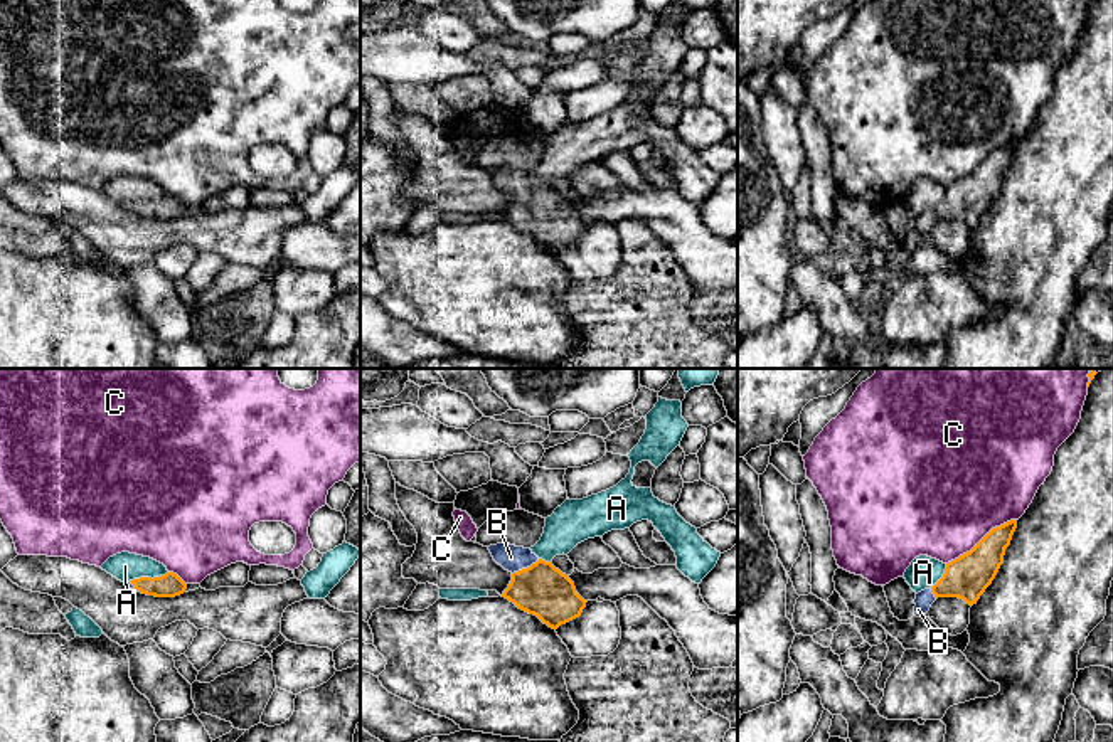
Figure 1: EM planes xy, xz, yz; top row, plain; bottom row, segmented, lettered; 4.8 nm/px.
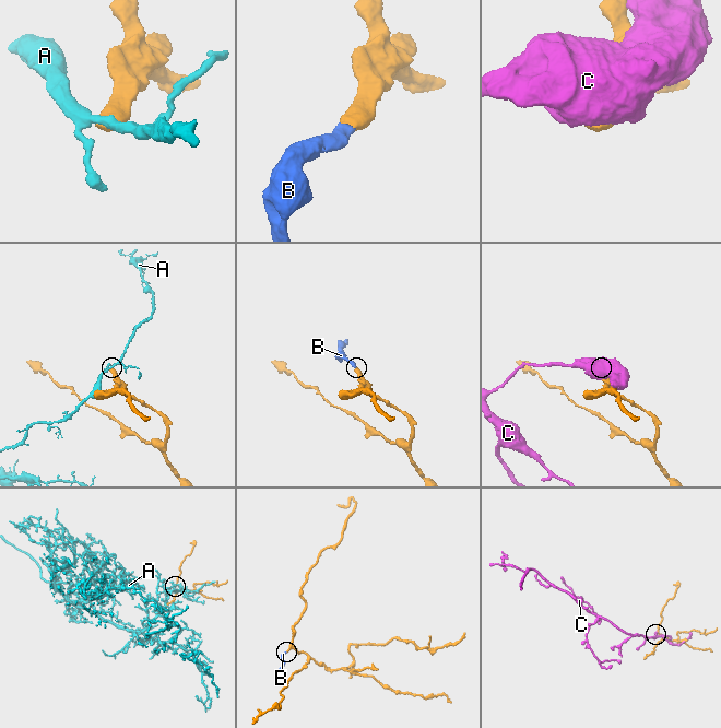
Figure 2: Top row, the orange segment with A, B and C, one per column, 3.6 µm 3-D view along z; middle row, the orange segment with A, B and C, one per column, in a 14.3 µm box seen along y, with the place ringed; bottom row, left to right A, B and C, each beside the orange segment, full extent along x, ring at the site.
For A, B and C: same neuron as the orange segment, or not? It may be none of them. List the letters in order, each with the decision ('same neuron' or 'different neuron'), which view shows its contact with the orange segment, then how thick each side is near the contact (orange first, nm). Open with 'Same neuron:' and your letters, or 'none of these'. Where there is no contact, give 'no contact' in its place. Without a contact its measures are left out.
Same neuron: B
A: different neuron; meets orange in xy; 110 nm thick on the orange side, 140 nm on the other
B: same neuron; meets orange in xz; 260 nm thick on the orange side, 120 nm on the other
C: different neuron; meets orange in yz; 200 nm thick on the orange side, 500 nm on the other

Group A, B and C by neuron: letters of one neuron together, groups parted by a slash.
A / B / C

